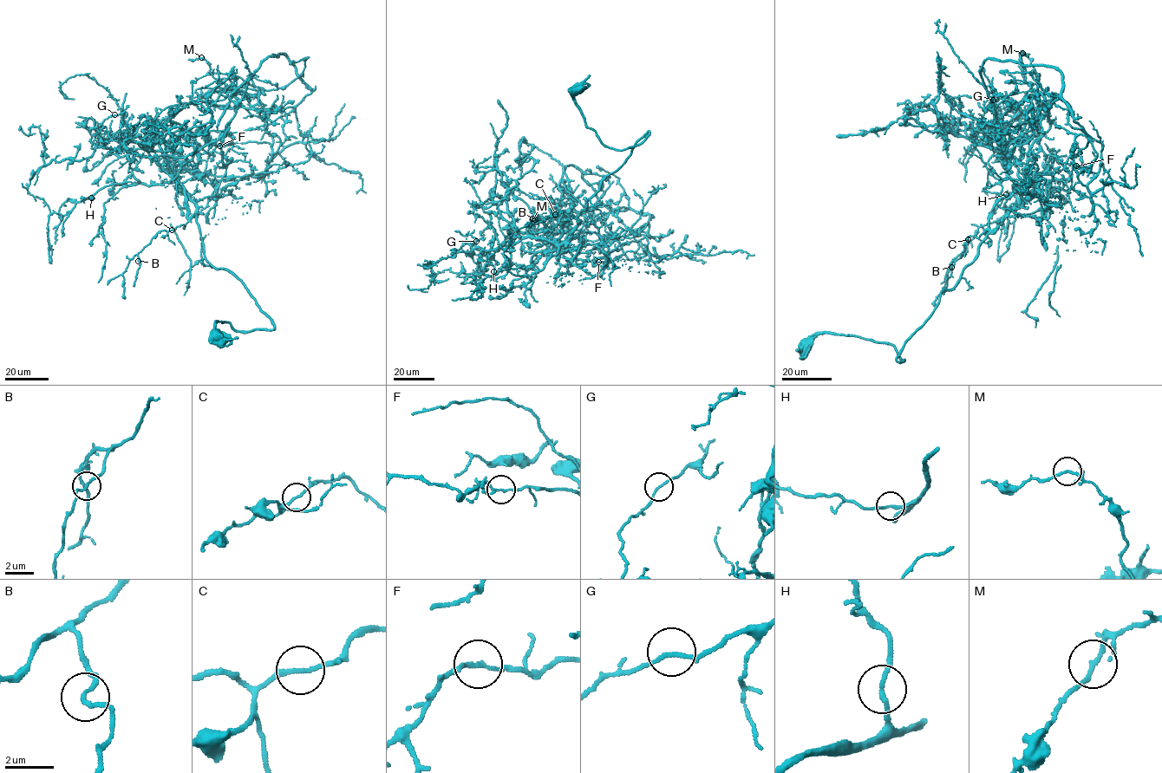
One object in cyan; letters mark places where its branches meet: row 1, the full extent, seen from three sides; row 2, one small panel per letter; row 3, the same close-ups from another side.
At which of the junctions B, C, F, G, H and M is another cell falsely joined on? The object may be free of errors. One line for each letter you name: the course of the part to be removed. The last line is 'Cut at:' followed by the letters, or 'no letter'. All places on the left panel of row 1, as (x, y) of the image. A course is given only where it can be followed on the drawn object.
F: (219, 146), (289, 113), (311, 90), (285, 56), (272, 55), (225, 107), (202, 112), (196, 103), (218, 65)
Cut at: F

